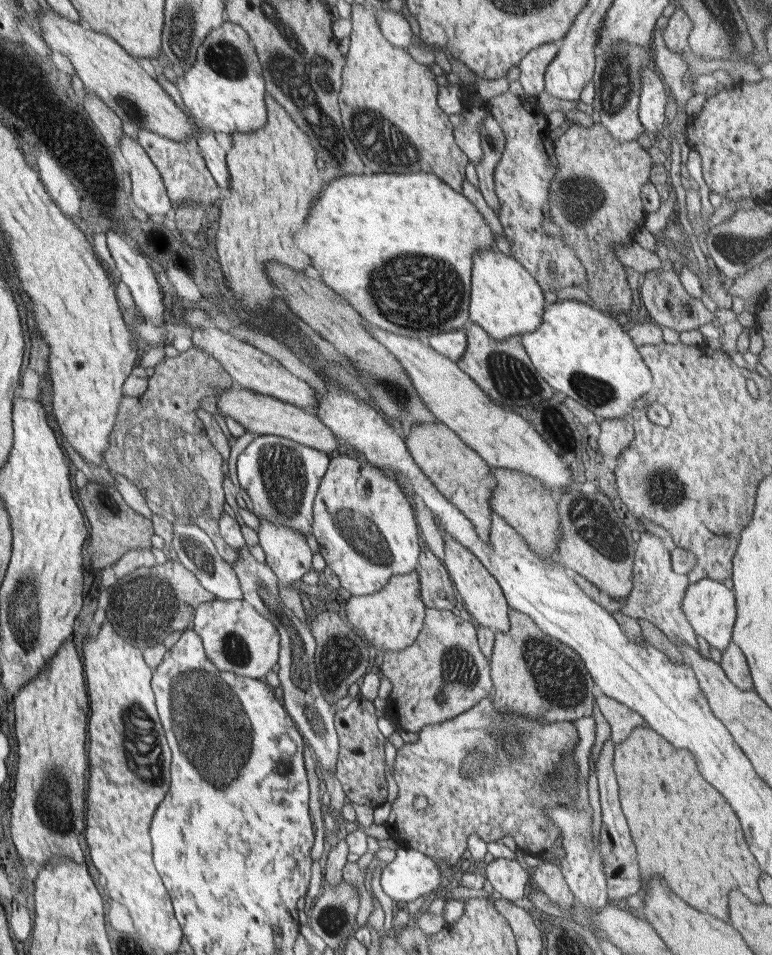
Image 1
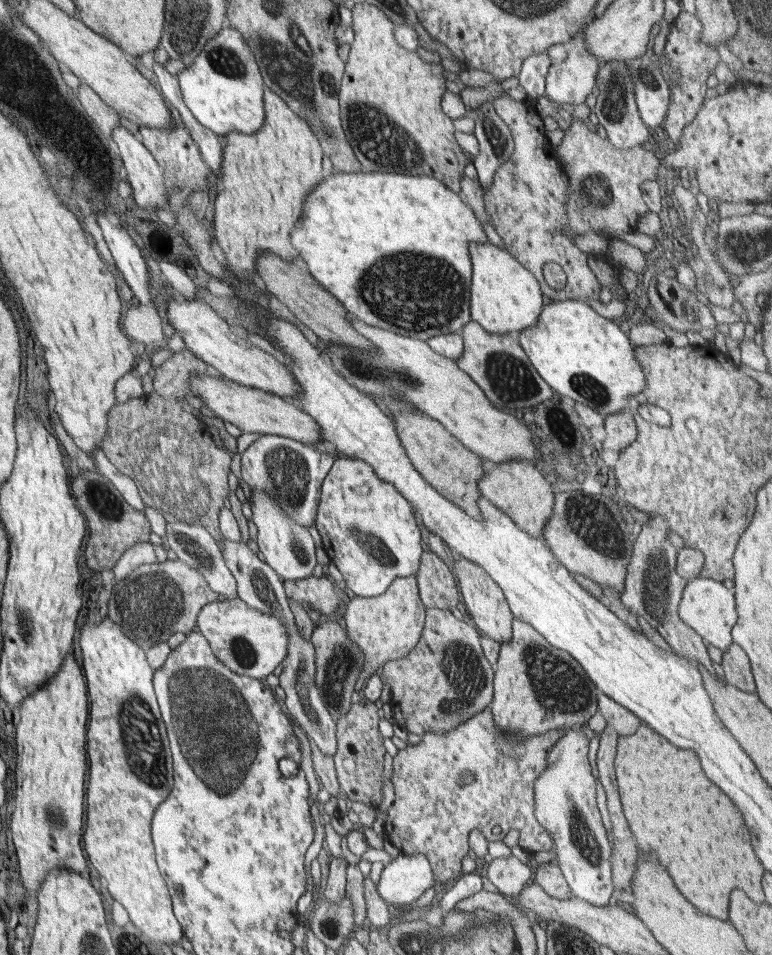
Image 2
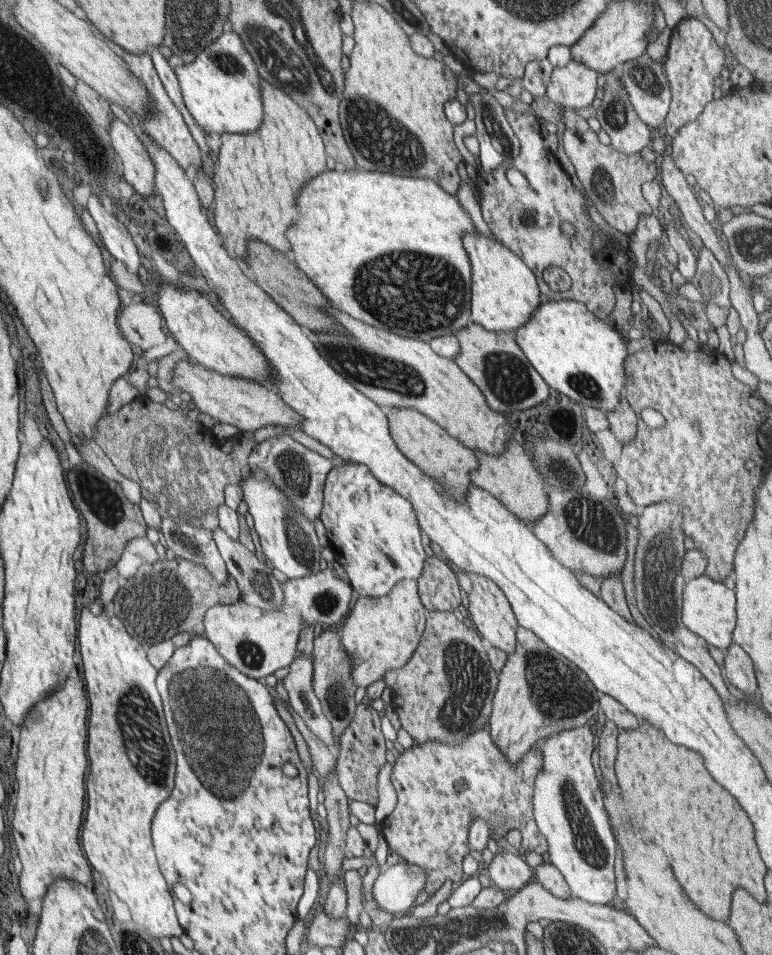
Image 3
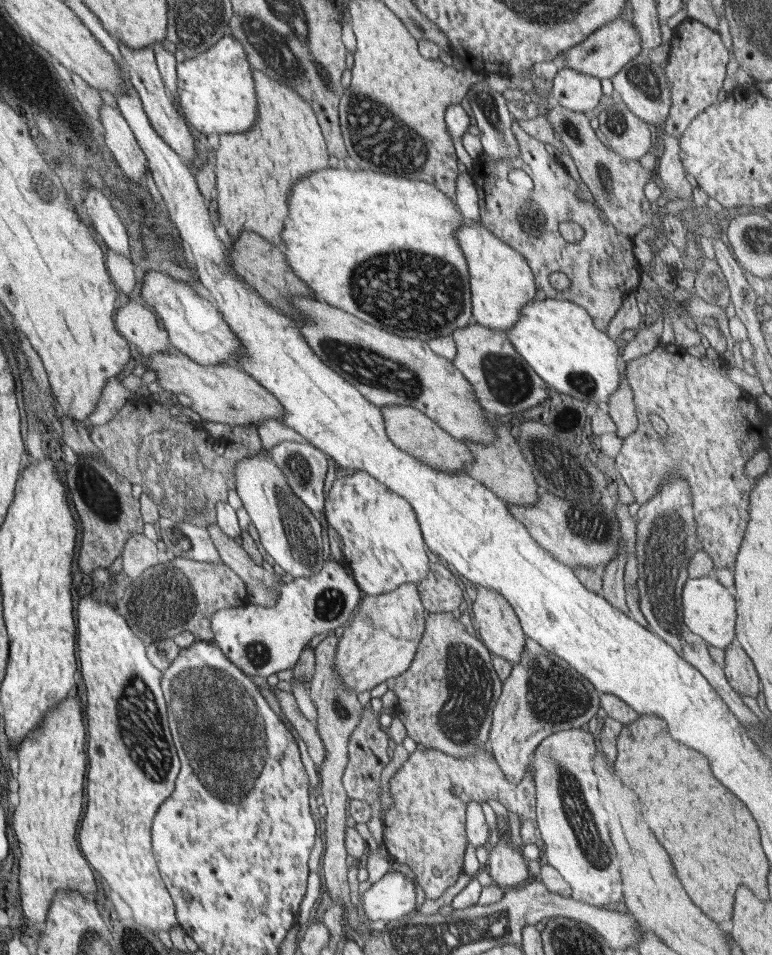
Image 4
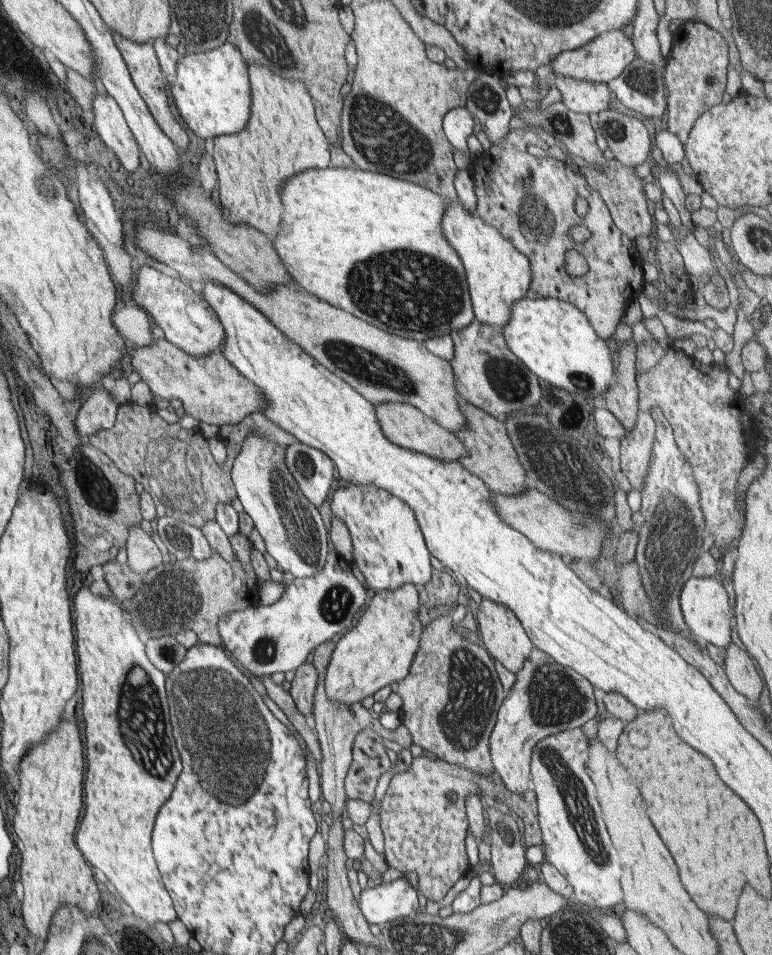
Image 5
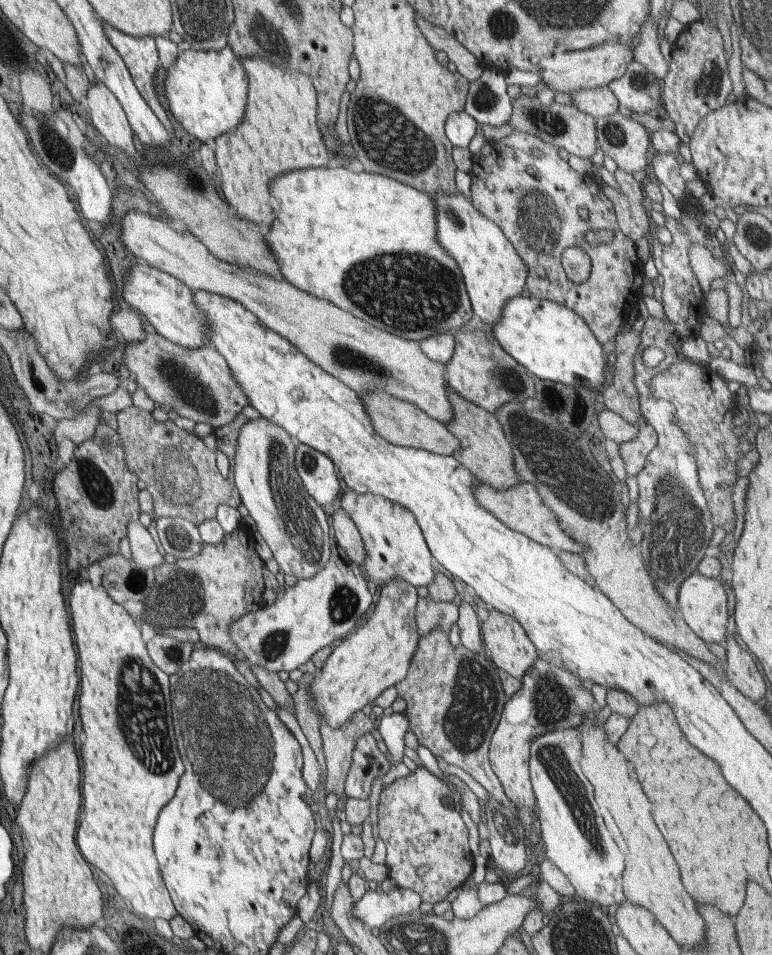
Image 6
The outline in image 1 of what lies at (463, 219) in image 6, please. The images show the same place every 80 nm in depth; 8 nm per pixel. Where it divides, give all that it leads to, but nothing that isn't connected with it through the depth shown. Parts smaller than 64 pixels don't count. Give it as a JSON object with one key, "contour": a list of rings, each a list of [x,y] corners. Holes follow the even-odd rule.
{"contour":[[[492,249],[477,250],[472,257],[469,320],[481,326],[493,339],[534,332],[543,320],[544,295],[538,281],[512,256]]]}

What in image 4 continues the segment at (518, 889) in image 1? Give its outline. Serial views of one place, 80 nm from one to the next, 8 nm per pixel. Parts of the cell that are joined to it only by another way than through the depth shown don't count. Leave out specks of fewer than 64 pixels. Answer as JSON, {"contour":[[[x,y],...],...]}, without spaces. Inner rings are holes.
{"contour":[[[499,834],[498,844],[490,850],[486,868],[493,884],[503,890],[520,887],[532,879],[522,849],[512,844],[510,834],[505,837]]]}

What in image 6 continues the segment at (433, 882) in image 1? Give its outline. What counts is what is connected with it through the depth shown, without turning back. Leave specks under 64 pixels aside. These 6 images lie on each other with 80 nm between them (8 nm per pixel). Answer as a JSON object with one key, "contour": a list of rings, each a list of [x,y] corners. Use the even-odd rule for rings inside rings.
{"contour":[[[396,886],[392,891],[384,893],[373,887],[355,903],[354,917],[358,917],[371,929],[380,929],[396,916],[408,919],[418,912],[420,903],[421,897],[411,889]]]}

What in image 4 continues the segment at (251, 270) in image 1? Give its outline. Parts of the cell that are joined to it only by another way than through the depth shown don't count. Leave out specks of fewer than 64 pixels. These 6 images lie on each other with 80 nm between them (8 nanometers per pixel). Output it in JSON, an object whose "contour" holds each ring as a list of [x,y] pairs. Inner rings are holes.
{"contour":[[[252,68],[252,76],[258,103],[258,118],[250,130],[219,136],[216,151],[216,184],[218,190],[218,209],[220,220],[232,239],[241,232],[256,232],[272,244],[281,244],[280,232],[288,216],[288,195],[292,185],[312,172],[324,170],[328,166],[330,154],[317,116],[309,102],[305,101],[293,88],[278,82],[264,72]]]}

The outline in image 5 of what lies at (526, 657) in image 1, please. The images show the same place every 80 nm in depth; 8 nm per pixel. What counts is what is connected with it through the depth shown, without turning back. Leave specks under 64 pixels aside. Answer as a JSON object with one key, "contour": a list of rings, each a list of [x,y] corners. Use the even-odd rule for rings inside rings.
{"contour":[[[532,648],[529,659],[515,673],[517,681],[508,690],[497,712],[489,753],[495,772],[513,794],[523,794],[532,785],[531,754],[534,745],[545,736],[582,727],[598,714],[593,684],[571,668],[562,666],[551,656]]]}

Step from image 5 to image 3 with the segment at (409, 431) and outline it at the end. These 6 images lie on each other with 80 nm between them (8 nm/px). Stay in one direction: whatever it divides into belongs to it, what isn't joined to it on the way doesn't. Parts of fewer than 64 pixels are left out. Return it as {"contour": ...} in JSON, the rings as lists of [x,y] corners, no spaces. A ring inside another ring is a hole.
{"contour":[[[394,407],[387,410],[390,435],[398,449],[428,476],[441,484],[456,500],[464,502],[465,492],[472,484],[470,471],[479,466],[472,449],[463,446],[457,439],[444,431],[439,424],[412,408]]]}

